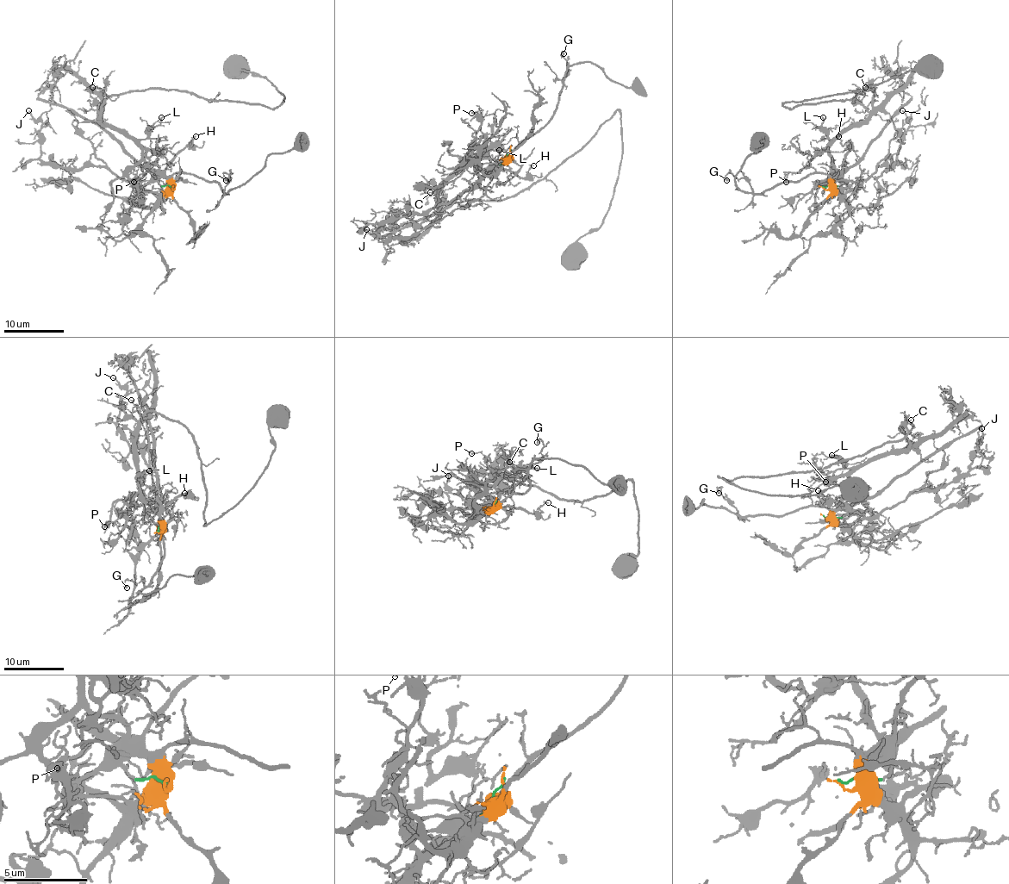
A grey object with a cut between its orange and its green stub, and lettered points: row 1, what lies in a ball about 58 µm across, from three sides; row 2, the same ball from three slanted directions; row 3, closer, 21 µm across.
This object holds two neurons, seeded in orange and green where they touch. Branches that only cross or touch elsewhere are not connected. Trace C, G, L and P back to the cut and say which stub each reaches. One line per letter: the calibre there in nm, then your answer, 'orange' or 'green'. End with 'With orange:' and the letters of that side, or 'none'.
C: 100 nm | green
G: 200 nm | orange
L: 120 nm | green
P: 140 nm | green
With orange: G

